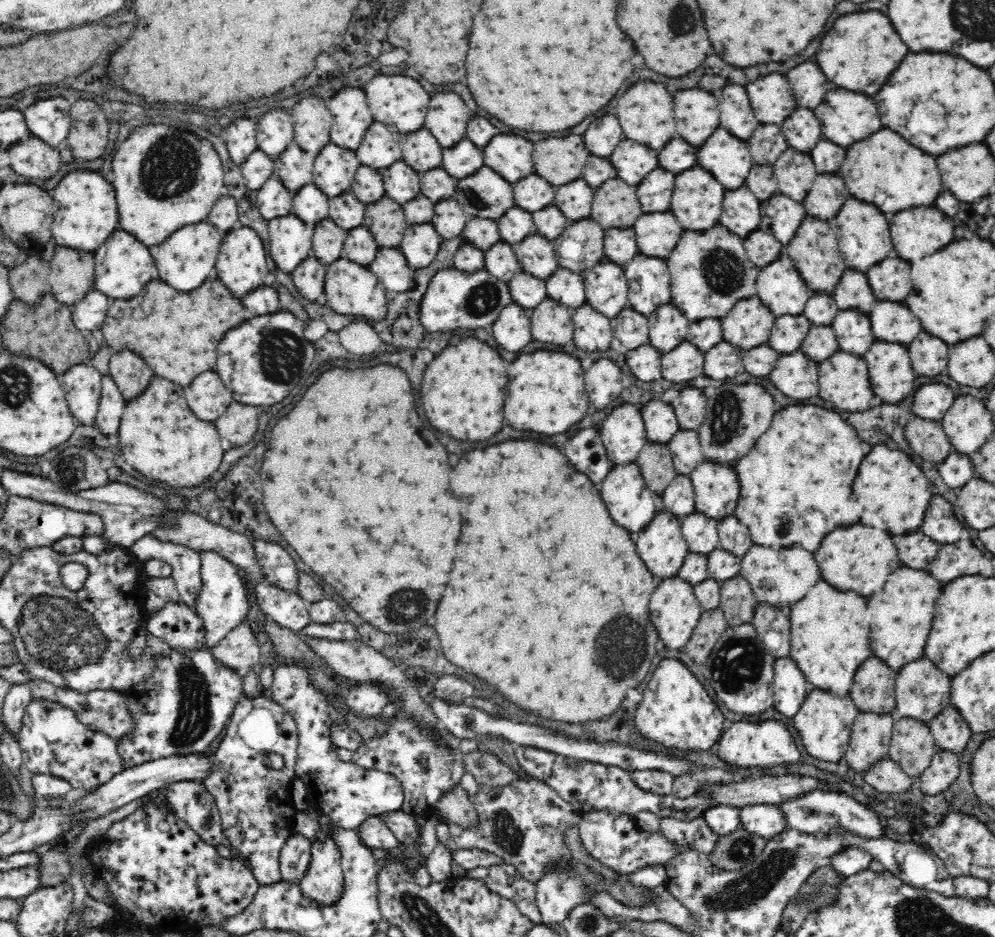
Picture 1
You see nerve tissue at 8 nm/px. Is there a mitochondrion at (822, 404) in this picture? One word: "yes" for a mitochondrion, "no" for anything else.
no

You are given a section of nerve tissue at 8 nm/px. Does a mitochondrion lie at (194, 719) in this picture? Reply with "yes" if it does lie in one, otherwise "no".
yes

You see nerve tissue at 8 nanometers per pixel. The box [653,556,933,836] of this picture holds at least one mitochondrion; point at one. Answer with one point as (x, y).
(738, 662)

